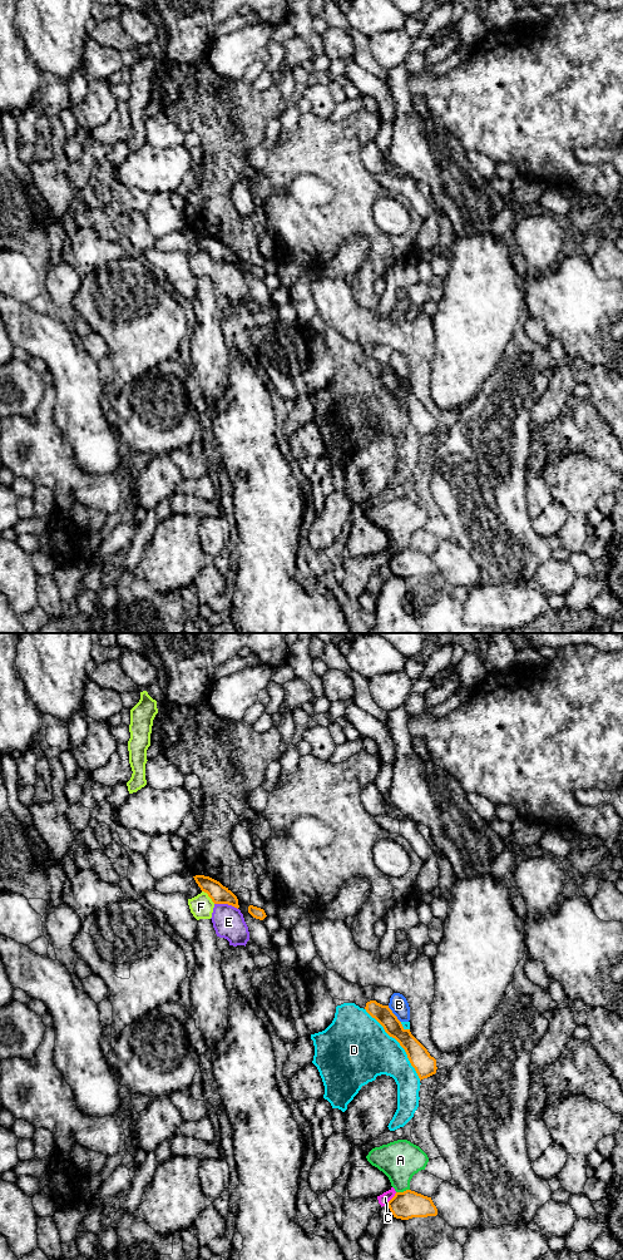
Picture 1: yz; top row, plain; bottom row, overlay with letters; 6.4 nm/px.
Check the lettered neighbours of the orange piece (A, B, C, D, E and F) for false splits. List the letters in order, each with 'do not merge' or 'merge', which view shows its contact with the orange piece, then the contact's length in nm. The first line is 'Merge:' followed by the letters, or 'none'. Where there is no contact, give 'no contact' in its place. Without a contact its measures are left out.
Merge: none
A: do not merge | yz | 90 nm
B: do not merge | yz | 140 nm
C: do not merge | yz | 100 nm
D: do not merge | yz | 600 nm
E: do not merge | yz | 160 nm
F: do not merge | yz | 120 nm

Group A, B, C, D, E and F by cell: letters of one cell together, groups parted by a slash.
A / B / C / D / E F

